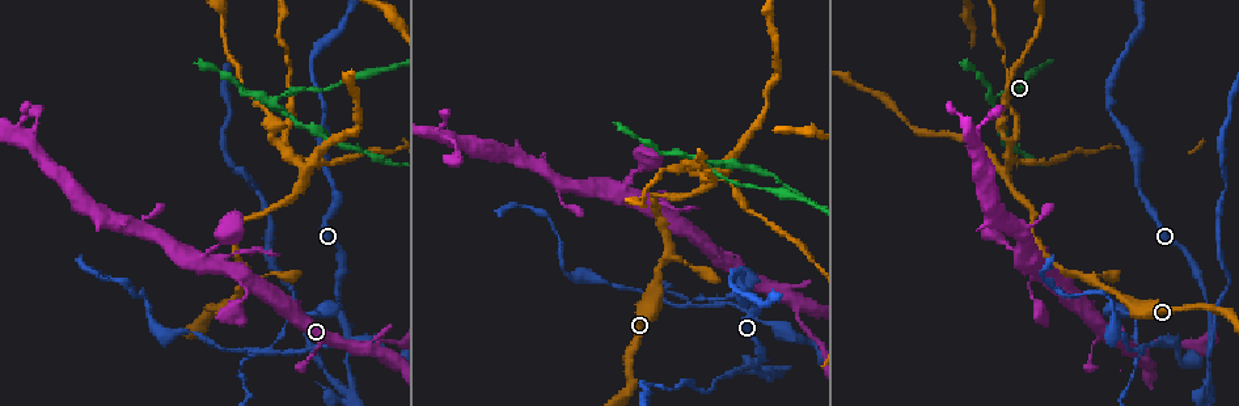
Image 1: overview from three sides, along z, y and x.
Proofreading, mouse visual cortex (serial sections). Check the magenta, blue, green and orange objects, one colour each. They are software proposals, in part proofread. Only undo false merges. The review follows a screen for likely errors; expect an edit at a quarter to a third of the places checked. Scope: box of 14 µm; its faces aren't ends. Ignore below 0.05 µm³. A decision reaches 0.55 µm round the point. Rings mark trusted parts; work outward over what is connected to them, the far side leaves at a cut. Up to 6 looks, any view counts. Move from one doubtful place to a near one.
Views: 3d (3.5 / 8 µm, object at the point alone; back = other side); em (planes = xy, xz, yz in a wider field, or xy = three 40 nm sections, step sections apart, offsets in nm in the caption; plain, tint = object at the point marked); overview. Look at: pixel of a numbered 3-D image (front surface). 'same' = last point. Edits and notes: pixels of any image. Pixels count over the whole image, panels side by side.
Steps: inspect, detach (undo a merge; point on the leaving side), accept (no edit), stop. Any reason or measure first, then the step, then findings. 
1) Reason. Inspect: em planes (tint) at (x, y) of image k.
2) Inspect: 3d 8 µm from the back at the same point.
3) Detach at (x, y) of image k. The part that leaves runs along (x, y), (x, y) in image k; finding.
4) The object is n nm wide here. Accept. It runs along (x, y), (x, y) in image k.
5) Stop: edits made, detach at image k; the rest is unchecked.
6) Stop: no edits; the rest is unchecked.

Sudden change in width. Inspect: 3d 8 µm from the back at (667, 252) of image 1.

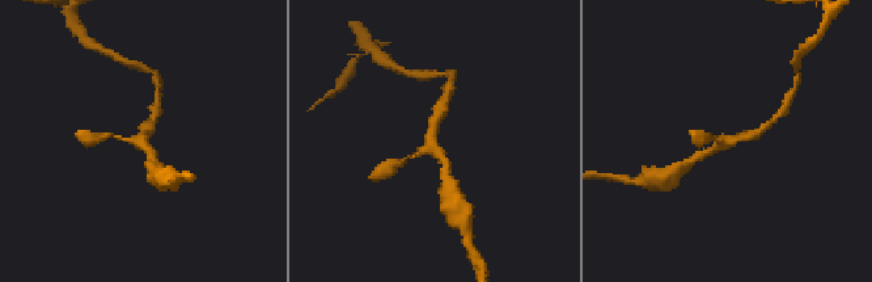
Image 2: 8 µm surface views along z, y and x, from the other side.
Inspect: 3d 3.5 µm at (723, 140) of image 2.

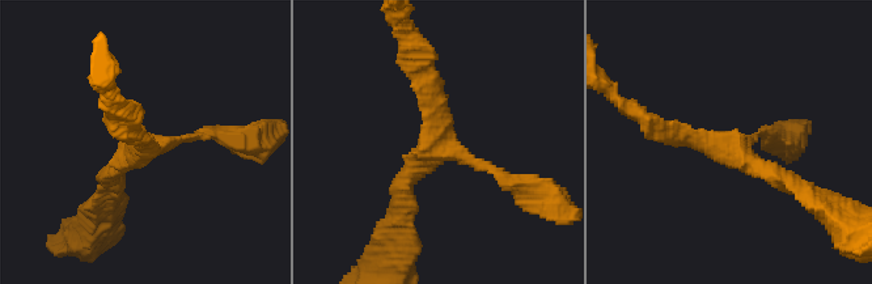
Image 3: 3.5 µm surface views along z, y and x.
Inspect: em xy step 3 (tint) at (727, 149) of image 3.

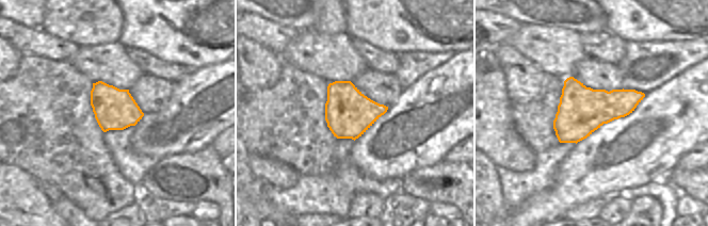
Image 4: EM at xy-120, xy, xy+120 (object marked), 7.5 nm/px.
The arms are 100, 200, 200 nm wide. Accept. Continuous, no second cell.

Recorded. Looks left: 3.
Four-way junction. Inspect: 3d 3.5 µm at (725, 169) of image 1.

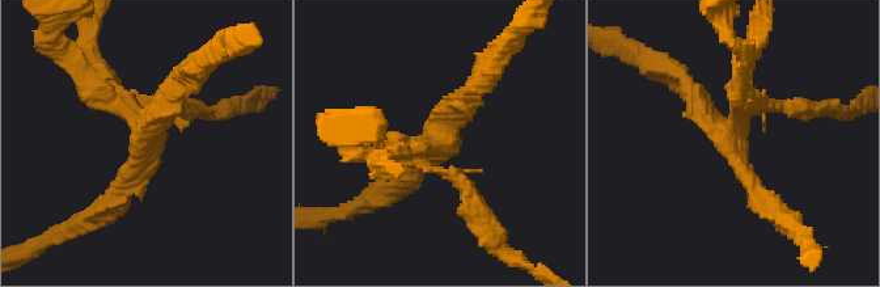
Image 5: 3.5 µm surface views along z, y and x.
4 arms meet here; the arms are 150, 250, 250, 250 nm wide; shape alone is not enough. Inspect: em xy step 1 (tint) at (438, 131) of image 5.

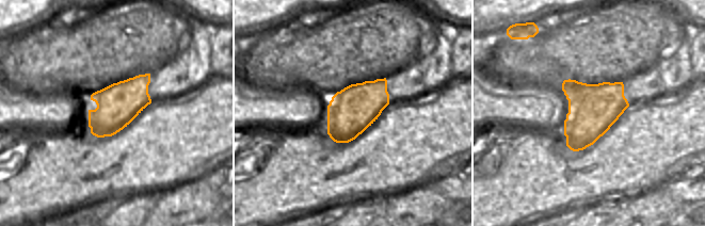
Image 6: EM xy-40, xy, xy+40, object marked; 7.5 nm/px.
Detach at (466, 186) of image 5. Two cells meet here.

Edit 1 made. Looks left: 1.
Stop: edits made, detach at image 5; the rest is unchecked.

